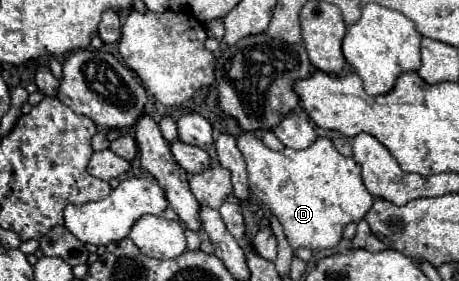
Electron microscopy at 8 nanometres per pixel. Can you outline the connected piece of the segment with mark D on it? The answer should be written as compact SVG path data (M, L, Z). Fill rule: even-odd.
M244 133L238 137L238 149L246 159L250 191L278 217L290 247L328 249L342 239L348 223L364 219L374 203L374 197L364 187L360 165L336 151L330 139L318 137L308 149L272 151L262 141Z

